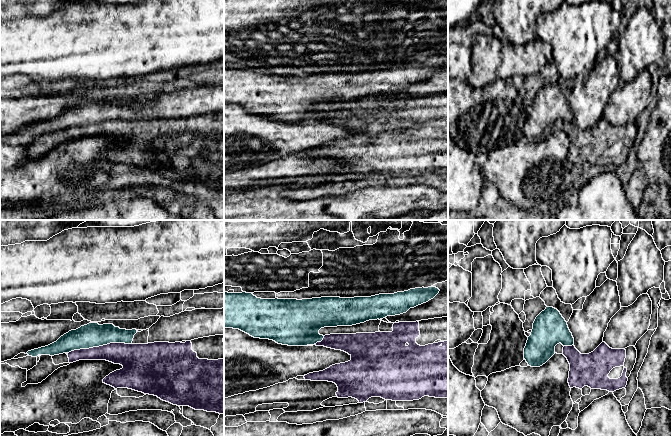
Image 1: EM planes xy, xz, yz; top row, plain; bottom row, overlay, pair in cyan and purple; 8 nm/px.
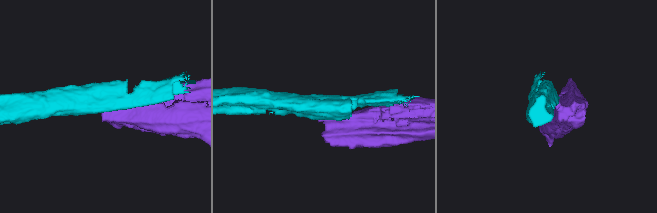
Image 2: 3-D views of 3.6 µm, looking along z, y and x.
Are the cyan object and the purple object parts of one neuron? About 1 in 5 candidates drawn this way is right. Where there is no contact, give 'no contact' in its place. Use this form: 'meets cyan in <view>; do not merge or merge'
meets cyan in xy; do not merge

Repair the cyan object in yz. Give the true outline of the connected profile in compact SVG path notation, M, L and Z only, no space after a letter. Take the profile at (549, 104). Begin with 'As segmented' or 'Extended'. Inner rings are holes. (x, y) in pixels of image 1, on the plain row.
As segmented. M546 83L533 99L531 111L524 124L524 135L529 142L540 143L555 130L555 122L559 119L563 122L572 122L574 121L574 114L560 88L553 83Z

